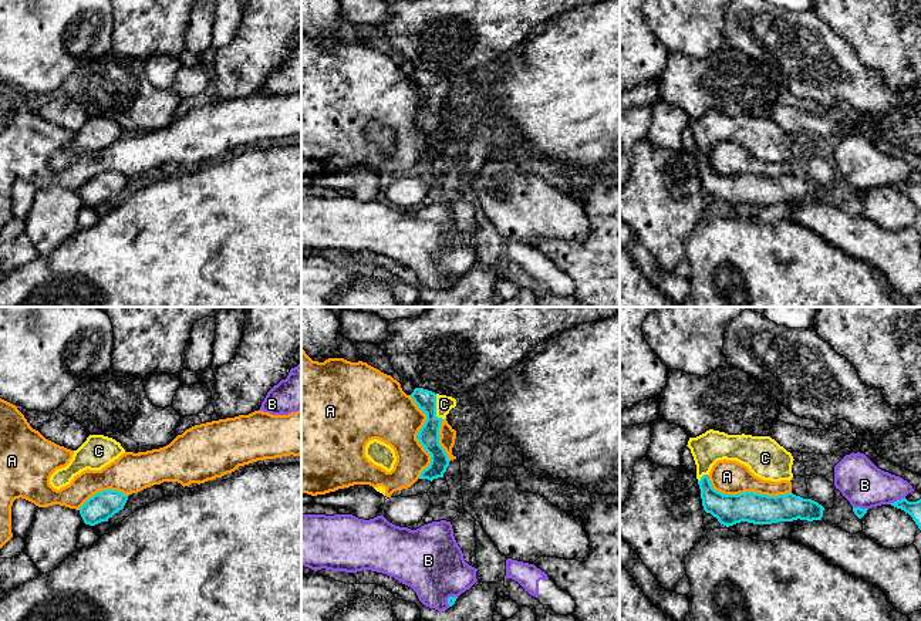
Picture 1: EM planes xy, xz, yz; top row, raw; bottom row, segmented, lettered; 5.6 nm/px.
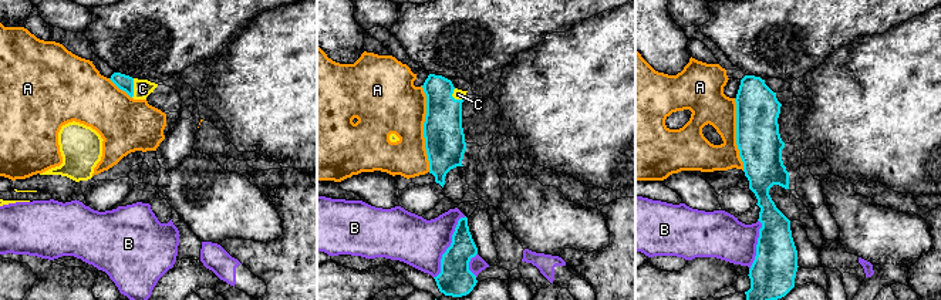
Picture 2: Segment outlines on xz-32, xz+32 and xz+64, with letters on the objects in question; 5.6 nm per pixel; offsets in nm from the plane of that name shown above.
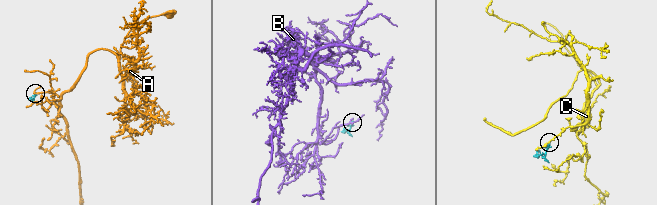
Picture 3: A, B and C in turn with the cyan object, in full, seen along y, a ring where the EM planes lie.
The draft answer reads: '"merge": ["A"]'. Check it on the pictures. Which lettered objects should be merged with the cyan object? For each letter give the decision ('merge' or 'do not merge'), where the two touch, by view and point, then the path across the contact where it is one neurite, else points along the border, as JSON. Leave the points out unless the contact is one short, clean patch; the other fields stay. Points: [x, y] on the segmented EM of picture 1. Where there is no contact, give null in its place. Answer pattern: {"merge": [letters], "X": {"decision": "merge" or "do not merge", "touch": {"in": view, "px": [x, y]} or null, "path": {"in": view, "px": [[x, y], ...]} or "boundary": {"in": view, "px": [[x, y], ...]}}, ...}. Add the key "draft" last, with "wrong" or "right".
{"merge": ["C"], "A": {"decision": "do not merge", "touch": {"in": "yz", "px": [746, 492]}}, "B": {"decision": "do not merge", "touch": {"in": "yz", "px": [897, 500]}}, "C": {"decision": "merge", "touch": {"in": "xz", "px": [435, 408]}, "path": {"in": "xz", "px": [[428, 435], [435, 408], [444, 404]]}}, "draft": "wrong"}

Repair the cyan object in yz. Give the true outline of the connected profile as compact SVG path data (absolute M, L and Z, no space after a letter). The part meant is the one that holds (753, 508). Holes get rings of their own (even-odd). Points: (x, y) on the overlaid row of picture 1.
M709 429L689 438L688 445L696 465L702 506L726 527L740 522L772 524L793 520L822 520L824 507L793 493L768 496L753 492L723 495L715 490L709 472L718 460L736 460L772 482L792 480L793 456L770 436L728 435Z

